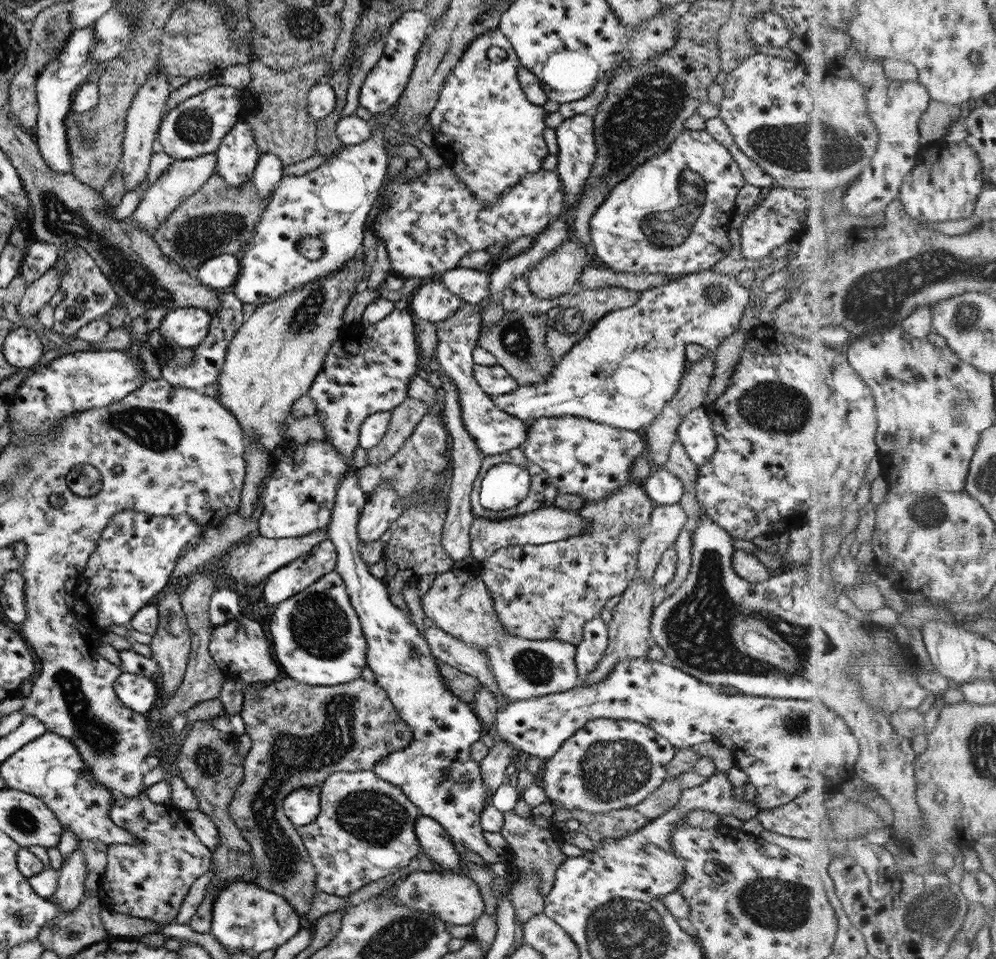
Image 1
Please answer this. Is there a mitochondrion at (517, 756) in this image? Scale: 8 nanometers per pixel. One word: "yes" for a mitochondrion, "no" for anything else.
no

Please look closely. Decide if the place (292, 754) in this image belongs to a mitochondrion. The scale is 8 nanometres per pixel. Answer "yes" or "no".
yes

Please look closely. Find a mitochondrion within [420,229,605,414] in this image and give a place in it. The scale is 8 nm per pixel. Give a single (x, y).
(515, 338)

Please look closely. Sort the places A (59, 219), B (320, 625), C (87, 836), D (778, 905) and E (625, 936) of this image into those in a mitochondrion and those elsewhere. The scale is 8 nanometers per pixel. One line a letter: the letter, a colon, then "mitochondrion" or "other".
A: mitochondrion
B: mitochondrion
C: other
D: mitochondrion
E: mitochondrion

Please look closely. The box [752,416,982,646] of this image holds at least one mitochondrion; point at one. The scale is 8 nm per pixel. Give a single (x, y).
(928, 514)

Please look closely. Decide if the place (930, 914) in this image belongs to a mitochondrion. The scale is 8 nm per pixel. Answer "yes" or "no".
yes

